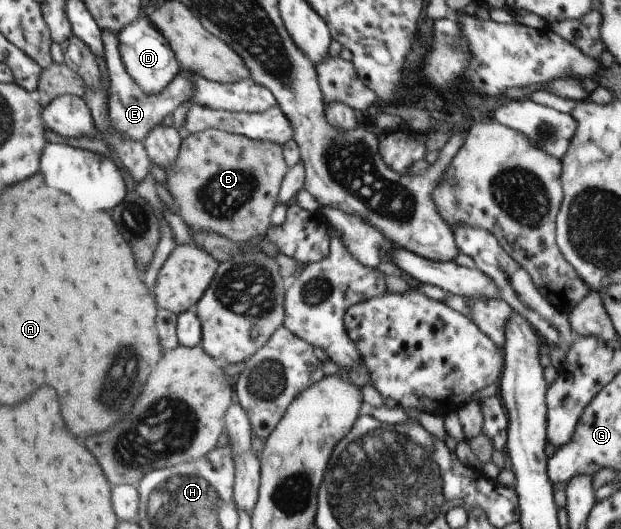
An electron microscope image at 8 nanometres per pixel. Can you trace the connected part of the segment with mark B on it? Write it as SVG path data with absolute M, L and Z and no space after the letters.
M213 128L182 139L178 159L167 170L166 188L175 200L176 213L191 230L211 231L242 245L252 238L265 236L269 231L277 195L288 169L280 145Z

